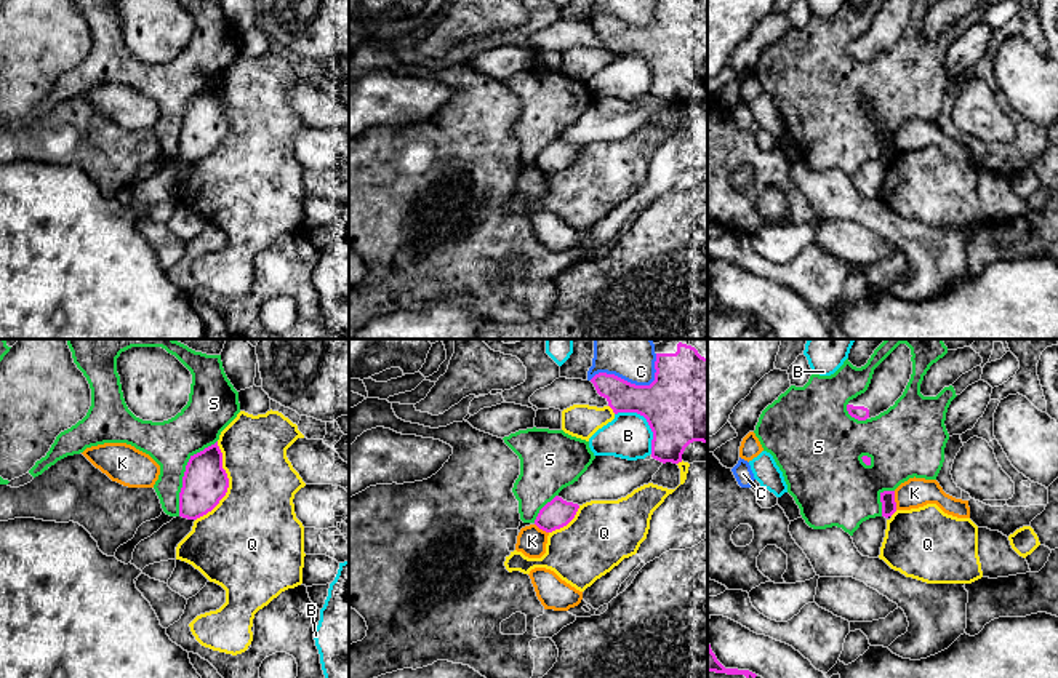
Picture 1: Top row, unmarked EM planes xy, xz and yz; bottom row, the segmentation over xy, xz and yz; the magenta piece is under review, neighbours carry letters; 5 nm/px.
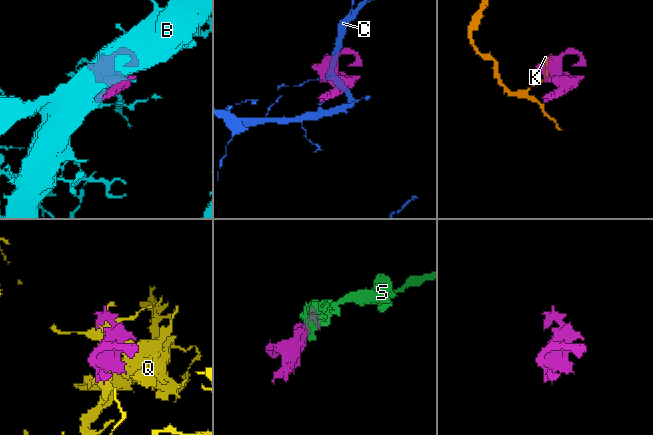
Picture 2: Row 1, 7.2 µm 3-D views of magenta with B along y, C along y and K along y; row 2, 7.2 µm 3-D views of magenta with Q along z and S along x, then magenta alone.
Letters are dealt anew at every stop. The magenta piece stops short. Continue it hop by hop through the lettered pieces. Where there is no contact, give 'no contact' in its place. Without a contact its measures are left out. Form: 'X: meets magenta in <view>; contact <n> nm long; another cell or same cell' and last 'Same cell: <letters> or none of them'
B: meets magenta in xz; contact 280 nm long; another cell
C: meets magenta in xz; contact 360 nm long; another cell
K: meets magenta in yz; contact 100 nm long; another cell
Q: meets magenta in xy; contact 420 nm long; another cell
S: meets magenta in xy; contact 440 nm long; another cell
Same cell: none of them

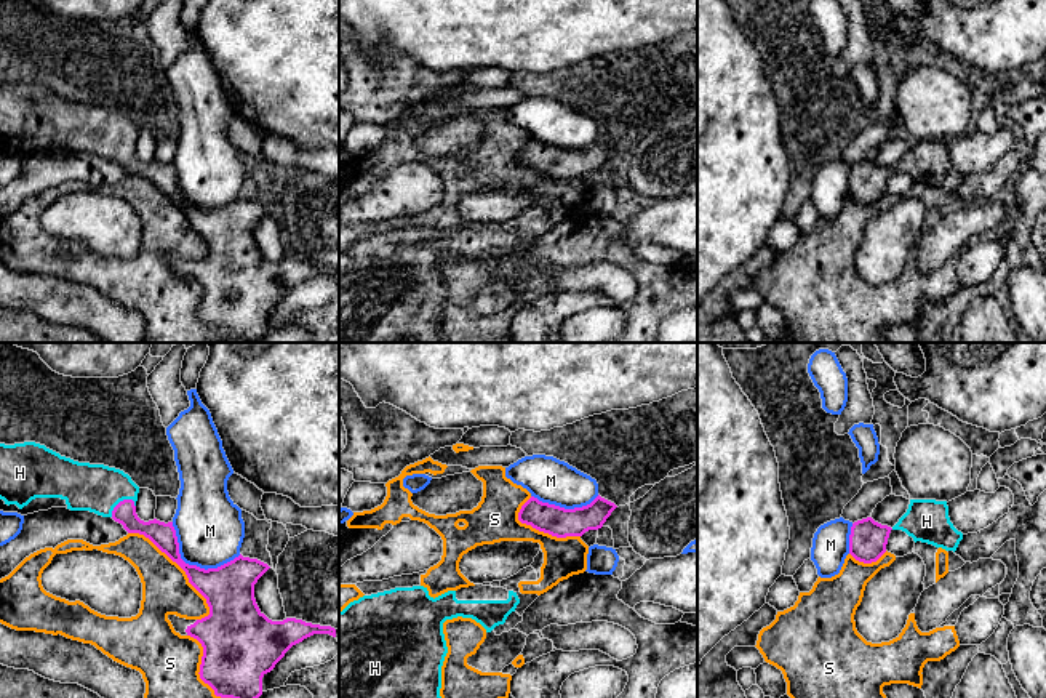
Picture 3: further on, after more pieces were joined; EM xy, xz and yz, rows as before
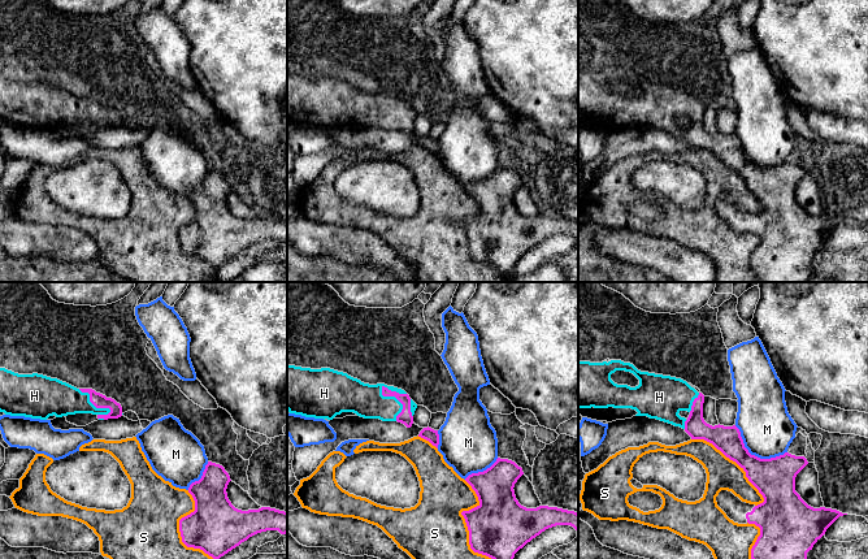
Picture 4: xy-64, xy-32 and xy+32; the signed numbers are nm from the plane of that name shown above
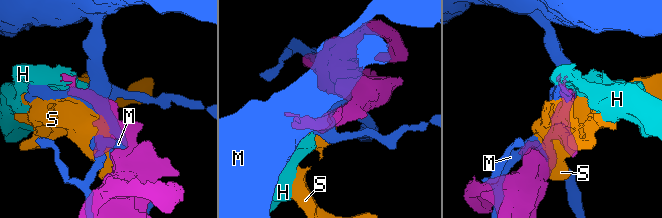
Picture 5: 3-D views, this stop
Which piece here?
H: meets magenta in xy; contact 150 nm long; same cell
M: meets magenta in xy; contact 380 nm long; another cell
S: meets magenta in xy; contact 600 nm long; another cell
Same cell: H

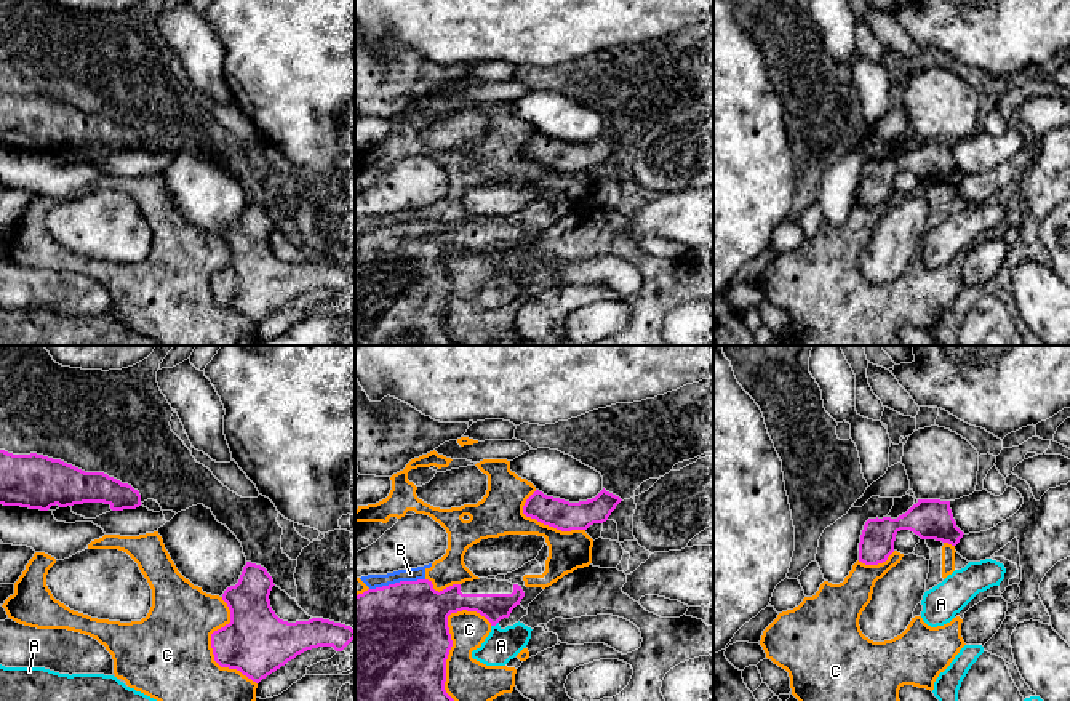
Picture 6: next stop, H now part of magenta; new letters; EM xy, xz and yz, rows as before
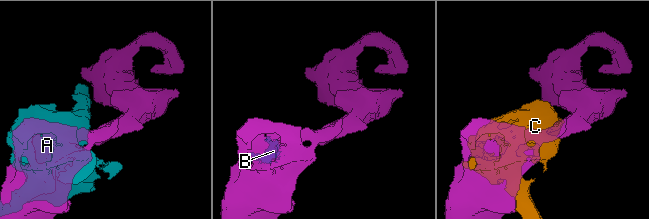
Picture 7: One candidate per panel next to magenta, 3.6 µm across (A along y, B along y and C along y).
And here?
A: meets magenta in xz; contact 50 nm long; another cell
B: meets magenta in xz; contact 280 nm long; another cell
C: meets magenta in xz; contact 480 nm long; another cell
Same cell: none of them

